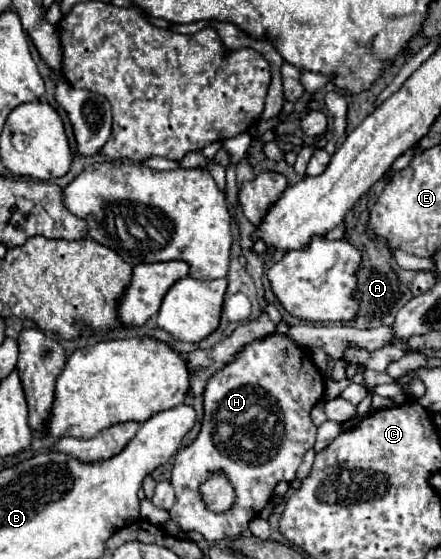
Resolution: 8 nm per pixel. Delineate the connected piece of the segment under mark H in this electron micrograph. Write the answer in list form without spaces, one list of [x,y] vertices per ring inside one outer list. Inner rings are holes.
[[[273,333],[273,335],[265,337],[265,339],[257,339],[257,341],[249,343],[249,345],[235,357],[235,361],[231,361],[229,365],[225,365],[221,371],[217,371],[217,373],[209,379],[209,383],[207,383],[207,387],[205,387],[205,393],[203,393],[203,395],[205,395],[205,419],[203,419],[201,431],[199,431],[197,439],[195,439],[189,447],[185,447],[183,451],[177,451],[177,455],[175,455],[173,477],[171,477],[171,485],[173,485],[173,489],[175,489],[175,505],[173,505],[171,511],[169,511],[171,519],[173,519],[175,523],[179,523],[179,527],[181,527],[183,531],[197,531],[197,533],[201,533],[207,541],[221,541],[221,539],[229,539],[229,537],[237,537],[237,535],[245,533],[247,527],[249,527],[249,521],[255,519],[255,517],[259,517],[261,509],[269,503],[275,485],[277,485],[279,481],[291,483],[291,481],[295,479],[295,471],[297,471],[297,467],[299,467],[299,463],[301,463],[301,459],[303,459],[303,455],[305,455],[305,451],[311,449],[311,447],[315,445],[317,427],[311,423],[309,411],[311,411],[311,407],[323,397],[323,393],[325,393],[325,381],[323,381],[323,375],[315,369],[311,357],[309,357],[309,351],[303,349],[303,347],[299,347],[297,343],[293,343],[293,341],[289,339],[289,335]],[[217,471],[221,471],[221,473],[227,477],[227,481],[231,483],[231,487],[233,487],[233,491],[235,491],[235,503],[231,505],[229,511],[223,511],[223,513],[213,513],[213,511],[209,511],[207,505],[203,503],[203,497],[201,497],[201,491],[199,491],[199,485],[201,485],[203,481],[207,481],[207,479],[209,479],[213,473],[217,473]]]

